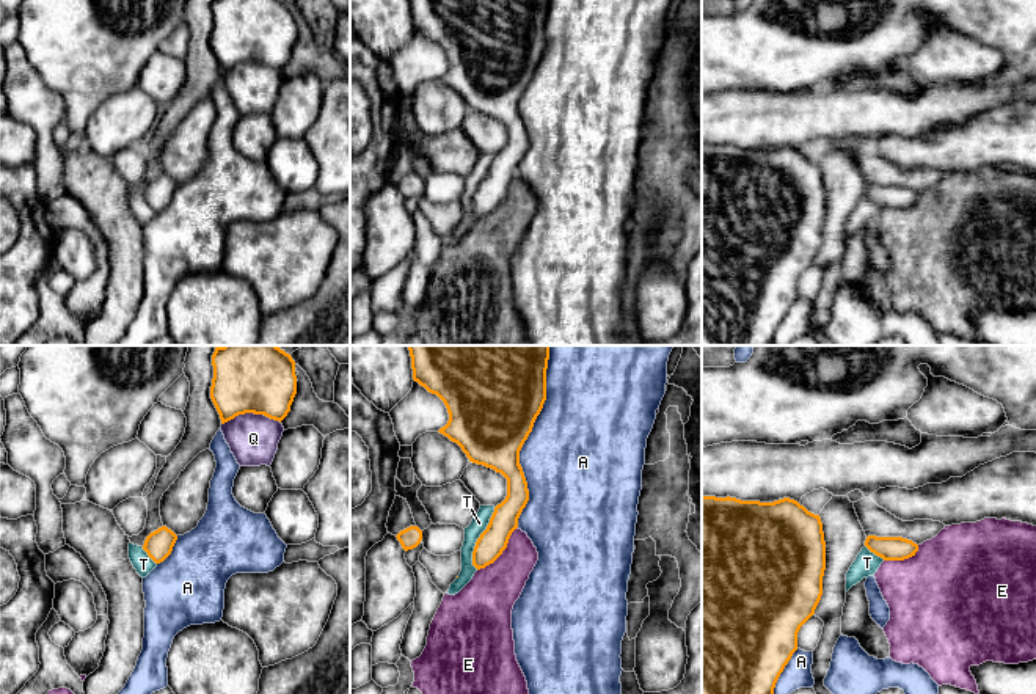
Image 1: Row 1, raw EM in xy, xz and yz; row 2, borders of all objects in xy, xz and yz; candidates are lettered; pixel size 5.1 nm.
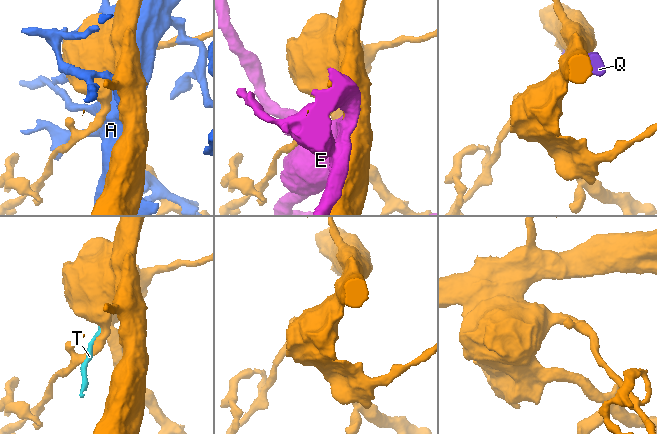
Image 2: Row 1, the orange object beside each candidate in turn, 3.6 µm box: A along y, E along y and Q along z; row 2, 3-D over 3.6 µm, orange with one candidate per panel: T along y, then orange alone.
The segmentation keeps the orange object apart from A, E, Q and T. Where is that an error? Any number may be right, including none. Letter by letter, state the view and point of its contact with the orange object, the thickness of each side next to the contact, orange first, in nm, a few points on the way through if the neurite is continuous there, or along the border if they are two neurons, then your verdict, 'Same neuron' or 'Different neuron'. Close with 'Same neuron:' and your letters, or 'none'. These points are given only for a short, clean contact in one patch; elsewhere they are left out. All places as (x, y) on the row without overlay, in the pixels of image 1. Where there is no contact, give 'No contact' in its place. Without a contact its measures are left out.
A: Touches orange at xz (526, 87). Thickness 460 nm (orange) against 500 nm. Different neuron
E: Touches orange at xz (503, 198). Thickness 150 nm (orange) against 260 nm. Different neuron
Q: Touches orange at xy (250, 60). Thickness 320 nm (orange) against 260 nm. Different neuron
T: Touches orange at xz (477, 187). Thickness 150 nm (orange) against 90 nm. Different neuron
Same neuron: none

